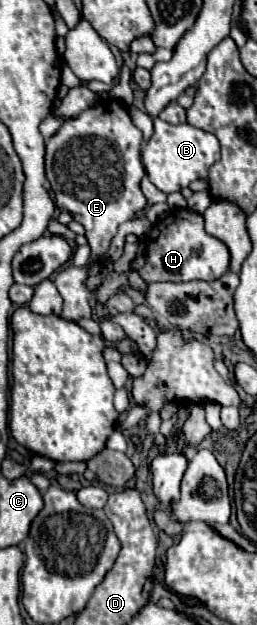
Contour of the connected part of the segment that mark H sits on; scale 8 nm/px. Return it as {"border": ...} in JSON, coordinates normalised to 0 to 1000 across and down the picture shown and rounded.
{"border":[[[747,334],[669,338],[638,354],[591,363],[560,389],[568,389],[568,421],[537,437],[568,453],[630,453],[630,450],[708,453],[755,446],[825,450],[864,443],[895,430],[887,395],[856,382],[802,373],[794,344]]]}

